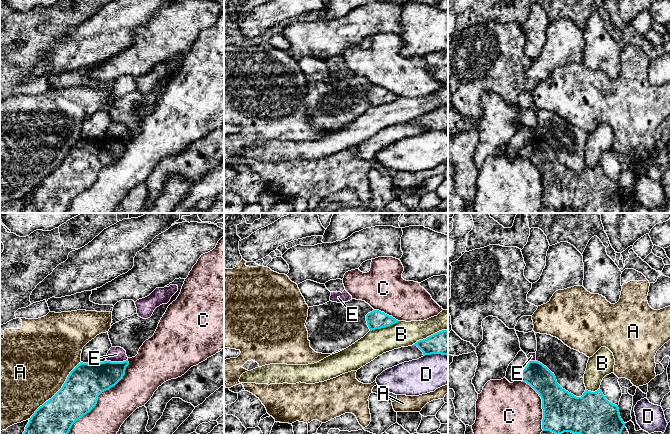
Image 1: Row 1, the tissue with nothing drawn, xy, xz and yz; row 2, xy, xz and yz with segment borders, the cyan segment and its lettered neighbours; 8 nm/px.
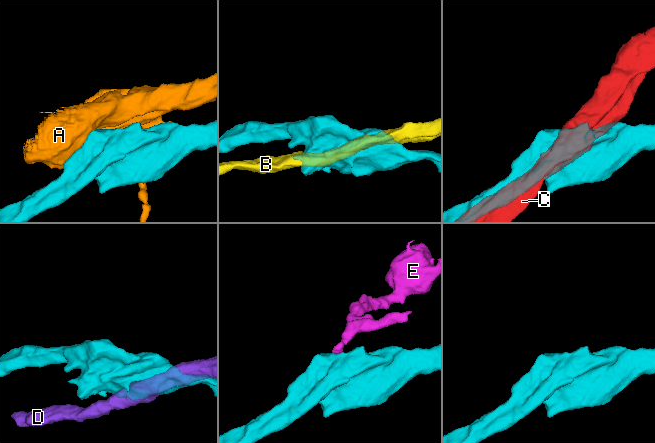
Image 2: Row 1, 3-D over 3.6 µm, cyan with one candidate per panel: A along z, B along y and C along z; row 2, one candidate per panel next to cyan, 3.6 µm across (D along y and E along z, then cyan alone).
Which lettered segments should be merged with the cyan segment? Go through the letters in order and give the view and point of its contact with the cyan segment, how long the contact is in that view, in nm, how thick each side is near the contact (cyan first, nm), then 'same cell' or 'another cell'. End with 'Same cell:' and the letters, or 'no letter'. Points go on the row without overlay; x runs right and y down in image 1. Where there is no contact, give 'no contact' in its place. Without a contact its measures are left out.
A: contact xy (58, 167); length 650 nm; calibres 320 and 500 nm; another cell
B: contact xz (429, 112); length 320 nm; calibres 200 and 200 nm; another cell
C: contact xy (97, 173); length 800 nm; calibres 300 and 300 nm; another cell
D: contact xz (435, 129); length 190 nm; calibres 200 and 280 nm; another cell
E: contact xy (117, 138); length 170 nm; calibres 260 and 130 nm; another cell
Same cell: no letter

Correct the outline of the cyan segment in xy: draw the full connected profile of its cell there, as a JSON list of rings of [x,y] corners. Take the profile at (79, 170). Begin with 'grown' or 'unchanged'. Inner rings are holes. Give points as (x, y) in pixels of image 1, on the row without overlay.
unchanged; [[[128,136],[97,140],[80,138],[70,148],[62,164],[31,192],[21,213],[65,213],[72,201],[96,182],[98,172],[123,154],[128,141]]]

